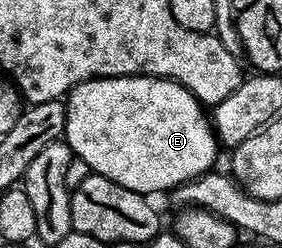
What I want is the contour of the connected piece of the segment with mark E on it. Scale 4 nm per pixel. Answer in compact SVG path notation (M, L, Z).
M109 76L99 80L89 80L83 84L77 84L71 88L64 100L66 106L66 131L64 133L65 143L69 144L71 153L75 157L83 159L90 167L91 173L96 176L103 176L120 186L124 186L133 192L151 194L150 192L165 192L181 187L189 180L196 180L200 176L206 175L215 167L214 159L218 156L220 145L218 137L215 136L212 127L212 120L204 113L203 105L198 103L198 99L190 93L184 86L180 86L174 80L165 80L159 76Z

